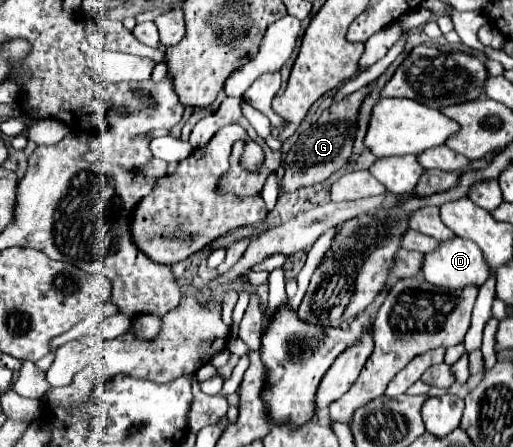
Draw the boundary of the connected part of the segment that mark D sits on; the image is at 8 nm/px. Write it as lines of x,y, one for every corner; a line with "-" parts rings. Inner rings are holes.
454,237
442,241
424,257
422,275
432,285
462,289
464,285
482,285
490,275
490,267
476,243

